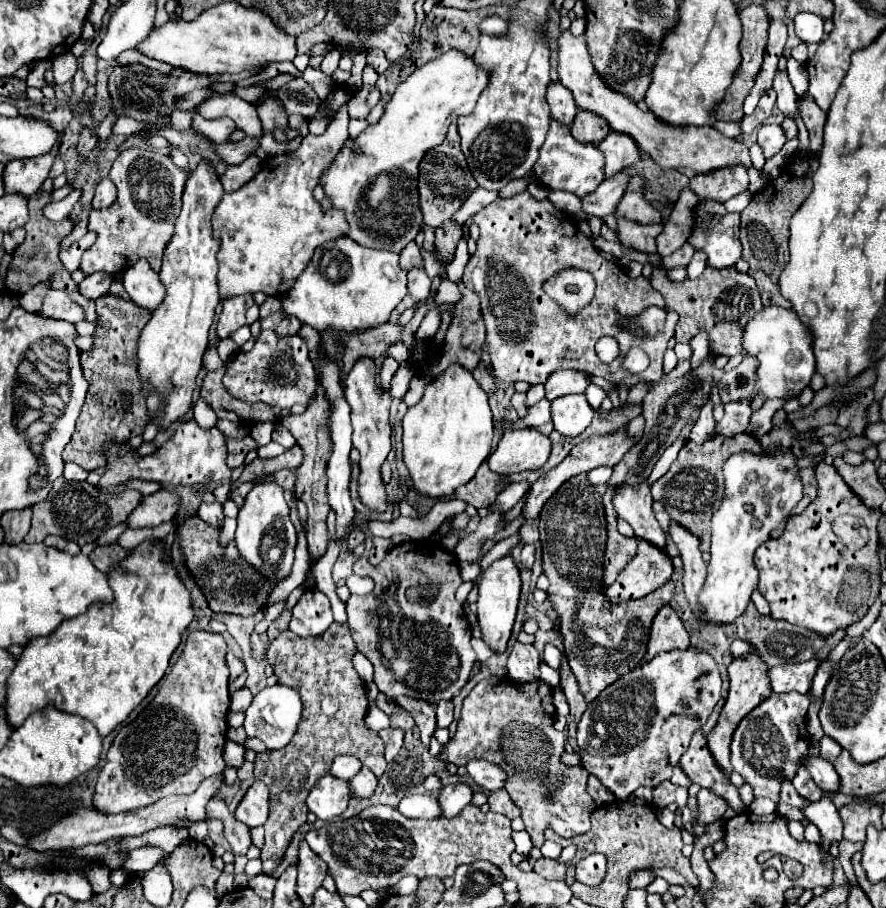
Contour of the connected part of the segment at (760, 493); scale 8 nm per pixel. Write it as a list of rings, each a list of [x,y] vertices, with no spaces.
[[[774,448],[772,452],[736,452],[732,454],[724,466],[724,498],[716,514],[712,516],[712,548],[710,548],[710,564],[708,564],[708,580],[700,592],[700,604],[706,612],[706,622],[714,624],[728,624],[736,616],[744,612],[744,608],[750,602],[752,592],[758,584],[758,568],[754,564],[754,552],[760,544],[770,540],[772,530],[776,530],[780,524],[784,524],[796,504],[804,498],[804,484],[798,474],[796,456],[792,450]]]

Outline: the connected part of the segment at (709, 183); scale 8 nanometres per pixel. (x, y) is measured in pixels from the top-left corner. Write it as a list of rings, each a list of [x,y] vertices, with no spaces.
[[[738,166],[718,168],[706,174],[696,174],[690,178],[690,188],[696,192],[698,198],[712,198],[726,202],[732,196],[748,190],[748,170]]]

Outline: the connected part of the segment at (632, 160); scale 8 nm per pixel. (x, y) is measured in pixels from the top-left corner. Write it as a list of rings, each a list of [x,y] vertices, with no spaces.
[[[614,130],[598,144],[598,148],[606,156],[606,176],[616,174],[630,164],[636,164],[642,152],[640,146],[636,146],[636,140],[632,140],[632,136]]]

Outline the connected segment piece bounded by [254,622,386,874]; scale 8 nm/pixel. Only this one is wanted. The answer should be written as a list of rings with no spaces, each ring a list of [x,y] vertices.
[[[332,622],[324,634],[306,638],[284,630],[270,644],[268,664],[274,668],[274,676],[280,684],[290,686],[300,694],[302,718],[288,746],[280,750],[264,750],[256,754],[254,762],[254,776],[260,778],[270,790],[270,816],[264,824],[266,842],[260,854],[264,874],[274,872],[290,844],[292,834],[306,822],[306,796],[316,780],[330,772],[330,766],[338,754],[358,756],[362,764],[376,774],[376,778],[382,778],[386,770],[384,742],[364,724],[368,700],[364,680],[352,664],[354,654],[356,646],[348,622]]]

